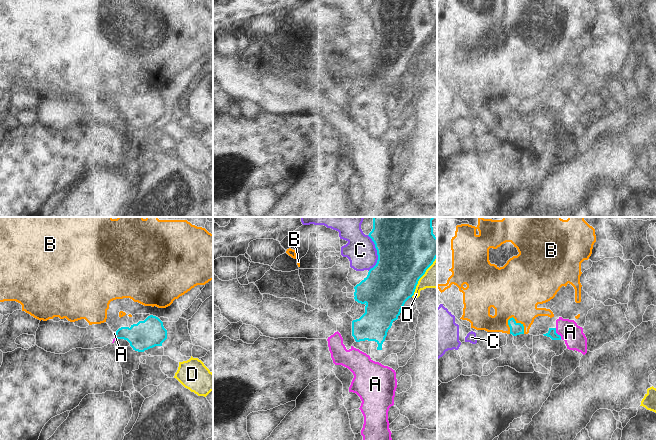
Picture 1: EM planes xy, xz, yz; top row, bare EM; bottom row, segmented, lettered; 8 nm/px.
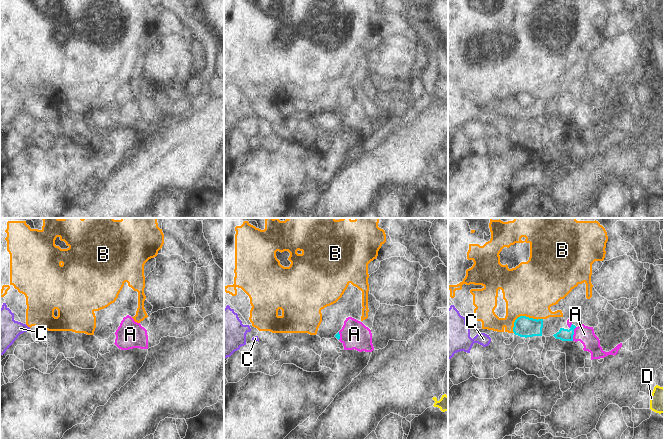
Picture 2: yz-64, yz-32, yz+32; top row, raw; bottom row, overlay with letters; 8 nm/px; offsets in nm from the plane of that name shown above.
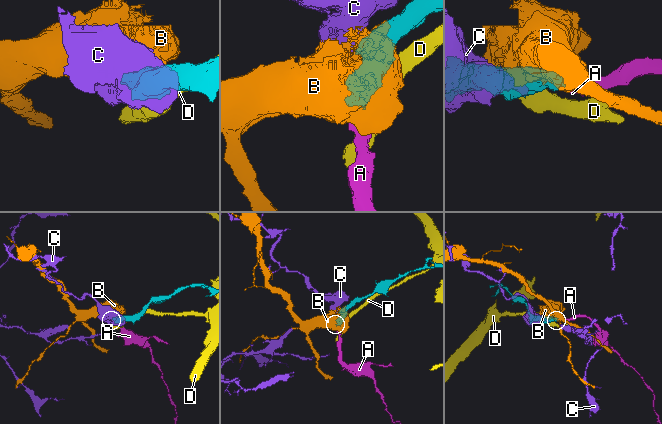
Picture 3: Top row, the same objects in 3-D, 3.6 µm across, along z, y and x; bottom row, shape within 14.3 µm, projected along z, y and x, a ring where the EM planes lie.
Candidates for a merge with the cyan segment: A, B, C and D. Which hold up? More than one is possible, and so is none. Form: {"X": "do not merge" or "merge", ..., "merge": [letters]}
{"A": "do not merge", "B": "do not merge", "C": "do not merge", "D": "do not merge", "merge": []}

